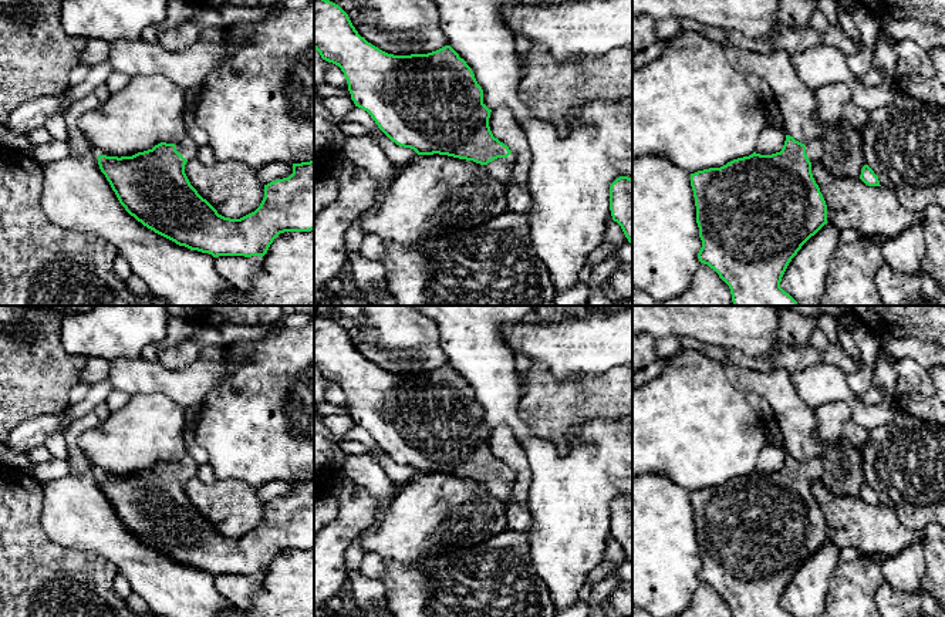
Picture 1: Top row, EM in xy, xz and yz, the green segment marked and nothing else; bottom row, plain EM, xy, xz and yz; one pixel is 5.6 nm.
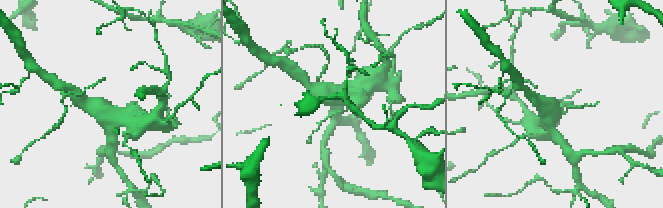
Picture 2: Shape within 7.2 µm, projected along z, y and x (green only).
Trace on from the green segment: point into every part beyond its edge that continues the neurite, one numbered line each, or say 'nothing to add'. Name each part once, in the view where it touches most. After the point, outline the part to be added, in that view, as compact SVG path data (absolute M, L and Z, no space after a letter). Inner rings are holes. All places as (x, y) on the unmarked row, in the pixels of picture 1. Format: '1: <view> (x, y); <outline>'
1: xz (500, 486); M510 472L507 476L497 476L489 481L487 483L485 483L485 486L492 496L506 503L512 495L514 483L516 483L516 476L513 472Z

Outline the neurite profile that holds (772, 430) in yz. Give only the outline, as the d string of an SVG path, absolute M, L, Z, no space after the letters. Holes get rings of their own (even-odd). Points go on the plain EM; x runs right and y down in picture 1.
M773 417L763 422L765 422L765 434L767 438L767 444L783 446L782 432L776 418Z

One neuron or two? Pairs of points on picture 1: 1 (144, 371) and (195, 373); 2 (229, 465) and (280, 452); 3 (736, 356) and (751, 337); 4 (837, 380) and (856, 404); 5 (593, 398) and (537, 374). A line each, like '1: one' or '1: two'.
1: one
2: one
3: two
4: one
5: one

